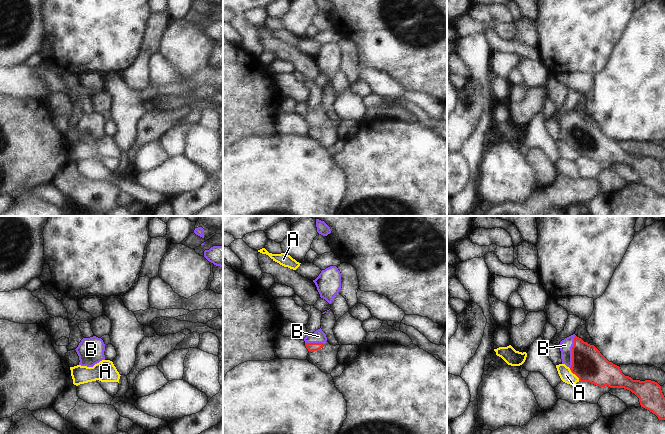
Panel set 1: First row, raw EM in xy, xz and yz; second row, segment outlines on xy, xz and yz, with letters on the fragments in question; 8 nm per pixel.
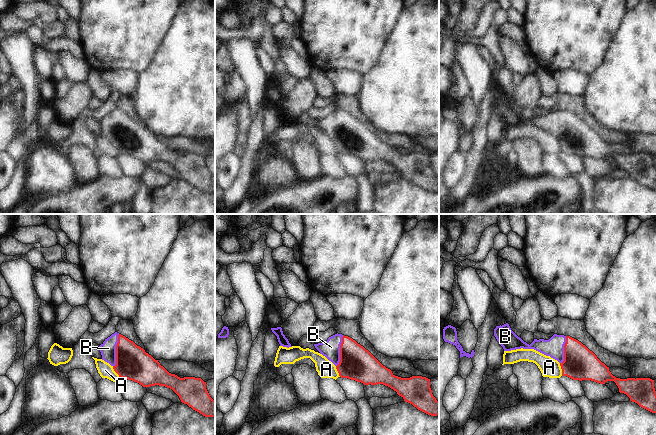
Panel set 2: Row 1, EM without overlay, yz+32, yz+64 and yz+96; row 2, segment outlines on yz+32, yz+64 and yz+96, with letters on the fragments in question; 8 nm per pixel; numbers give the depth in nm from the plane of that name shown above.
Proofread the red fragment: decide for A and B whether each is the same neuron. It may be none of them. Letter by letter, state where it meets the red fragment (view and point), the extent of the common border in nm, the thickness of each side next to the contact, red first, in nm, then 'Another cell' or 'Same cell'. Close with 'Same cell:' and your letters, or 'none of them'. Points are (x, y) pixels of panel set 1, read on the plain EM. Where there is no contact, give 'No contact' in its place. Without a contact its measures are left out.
A: Touches red at yz (574, 149). Shared border 130 nm. Thickness 280 nm (red) against 100 nm. Another cell
B: Touches red at yz (572, 128). Shared border 280 nm. Thickness 280 nm (red) against 100 nm. Same cell
Same cell: B.

